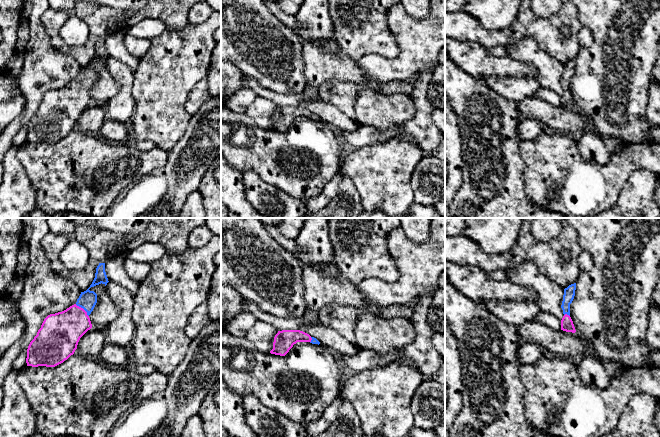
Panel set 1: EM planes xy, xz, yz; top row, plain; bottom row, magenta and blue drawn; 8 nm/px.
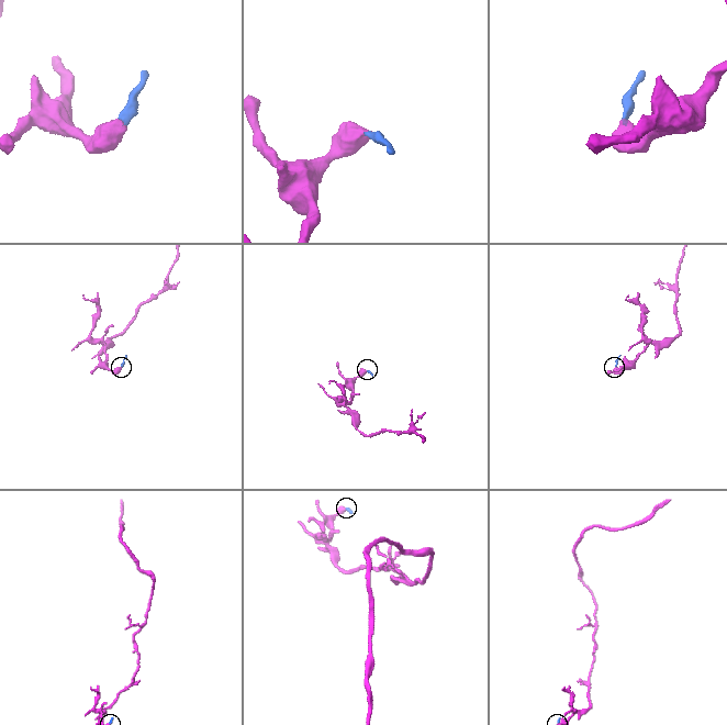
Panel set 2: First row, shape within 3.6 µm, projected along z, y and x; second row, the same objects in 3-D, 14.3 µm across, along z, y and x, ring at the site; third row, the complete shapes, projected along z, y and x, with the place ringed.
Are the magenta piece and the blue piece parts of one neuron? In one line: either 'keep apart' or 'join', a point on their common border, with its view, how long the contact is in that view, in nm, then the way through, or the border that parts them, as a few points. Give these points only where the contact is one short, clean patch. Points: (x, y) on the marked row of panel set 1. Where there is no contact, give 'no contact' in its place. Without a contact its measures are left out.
join | xy (83, 309) | 150 nm | across xy (61, 331), (83, 309), (87, 300)

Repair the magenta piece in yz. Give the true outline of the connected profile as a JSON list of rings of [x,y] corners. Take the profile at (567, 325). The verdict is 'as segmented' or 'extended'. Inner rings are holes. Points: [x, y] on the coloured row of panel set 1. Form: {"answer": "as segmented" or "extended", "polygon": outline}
{"answer": "extended", "polygon": [[[576,283],[569,285],[564,289],[563,301],[561,308],[563,310],[563,318],[561,320],[561,330],[575,333],[575,327],[570,317],[570,304],[572,303],[576,290]]]}

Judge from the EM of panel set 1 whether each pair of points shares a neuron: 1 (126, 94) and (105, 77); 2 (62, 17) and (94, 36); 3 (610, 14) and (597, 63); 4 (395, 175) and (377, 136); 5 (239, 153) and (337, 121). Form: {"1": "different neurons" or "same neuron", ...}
{"1": "different neurons", "2": "same neuron", "3": "same neuron", "4": "different neurons", "5": "different neurons"}

